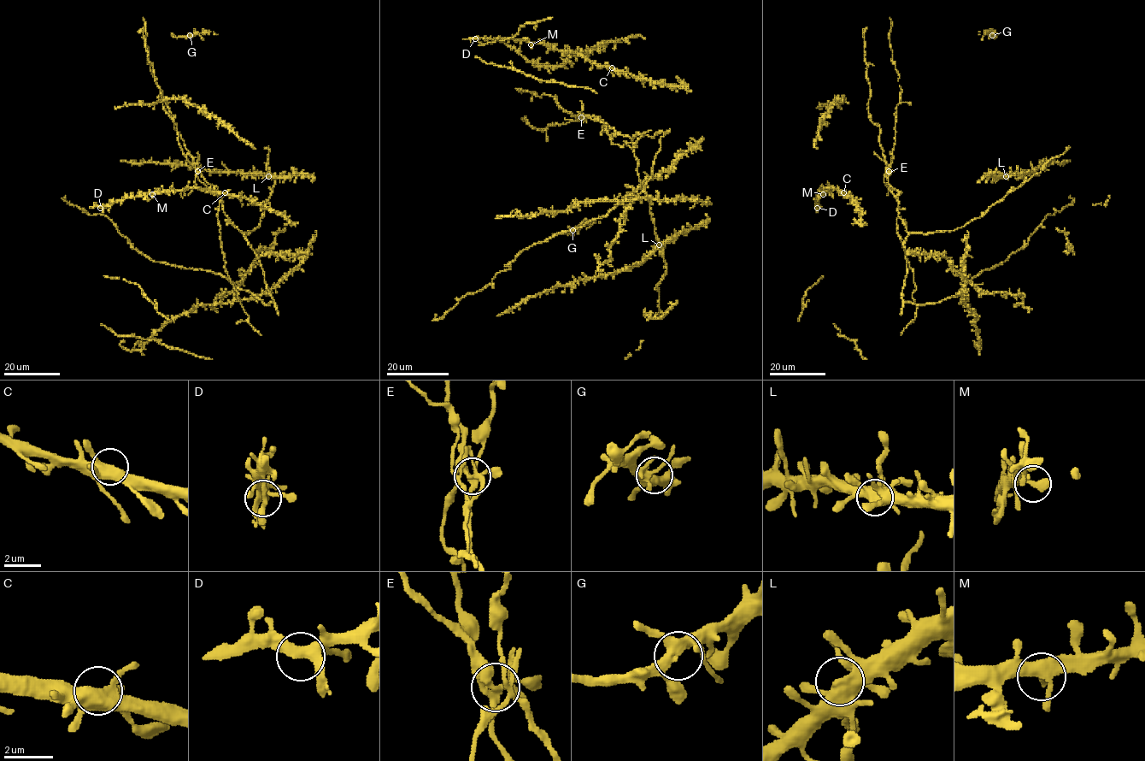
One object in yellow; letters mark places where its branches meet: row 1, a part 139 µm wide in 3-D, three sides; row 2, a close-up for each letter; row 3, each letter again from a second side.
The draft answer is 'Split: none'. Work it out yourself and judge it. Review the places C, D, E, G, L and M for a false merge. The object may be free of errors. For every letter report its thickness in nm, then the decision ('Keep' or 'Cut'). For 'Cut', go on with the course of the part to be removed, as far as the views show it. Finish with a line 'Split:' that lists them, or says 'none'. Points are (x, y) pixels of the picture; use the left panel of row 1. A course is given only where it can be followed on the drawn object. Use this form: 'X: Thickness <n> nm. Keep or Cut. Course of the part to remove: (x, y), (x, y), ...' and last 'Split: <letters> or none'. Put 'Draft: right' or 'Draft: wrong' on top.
Draft: wrong
C: Thickness 440 nm. Keep
D: Thickness 320 nm. Keep
E: Thickness 280 nm. Cut. Course of the part to remove: (197, 172), (208, 183), (218, 189), (217, 215), (225, 268), (249, 318), (248, 322), (261, 335)
G: Thickness 400 nm. Keep
L: Thickness 480 nm. Keep
M: Thickness 320 nm. Keep
Split: E

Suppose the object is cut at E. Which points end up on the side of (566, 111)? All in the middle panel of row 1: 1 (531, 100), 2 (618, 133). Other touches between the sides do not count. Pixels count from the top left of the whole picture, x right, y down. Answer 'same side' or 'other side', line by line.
1: same side
2: other side

